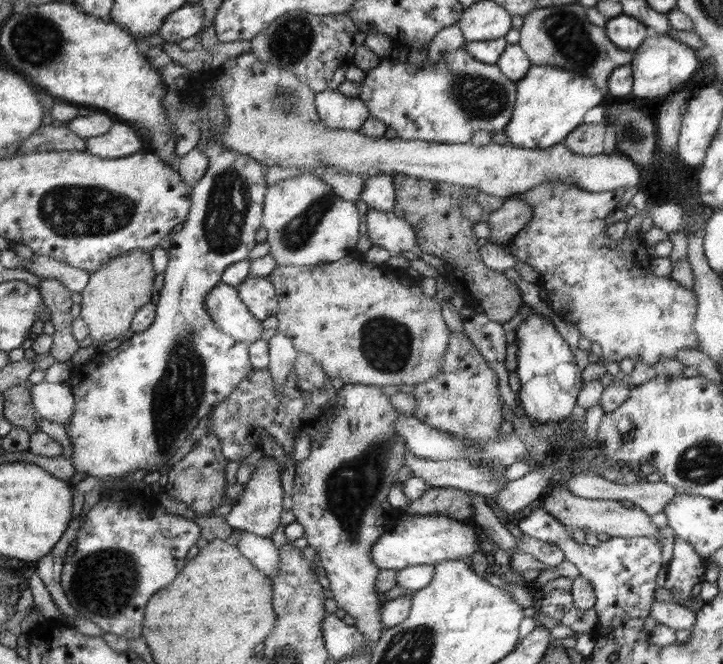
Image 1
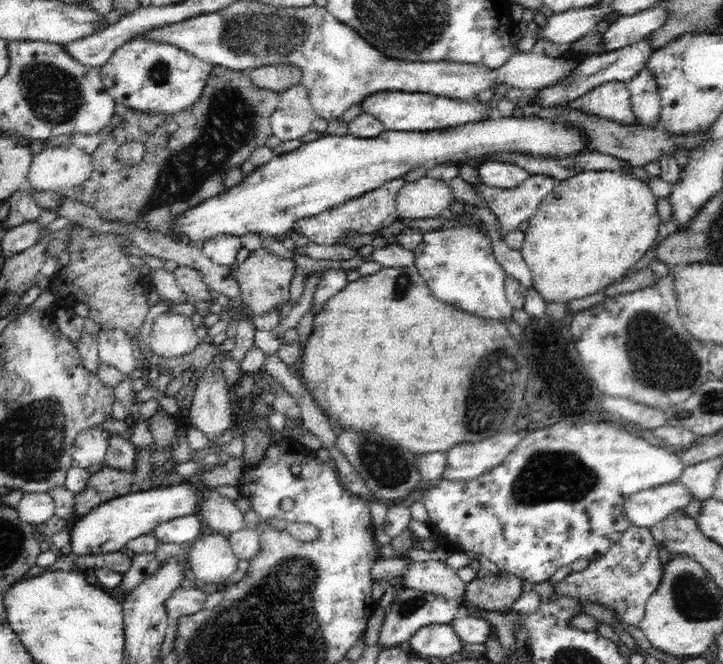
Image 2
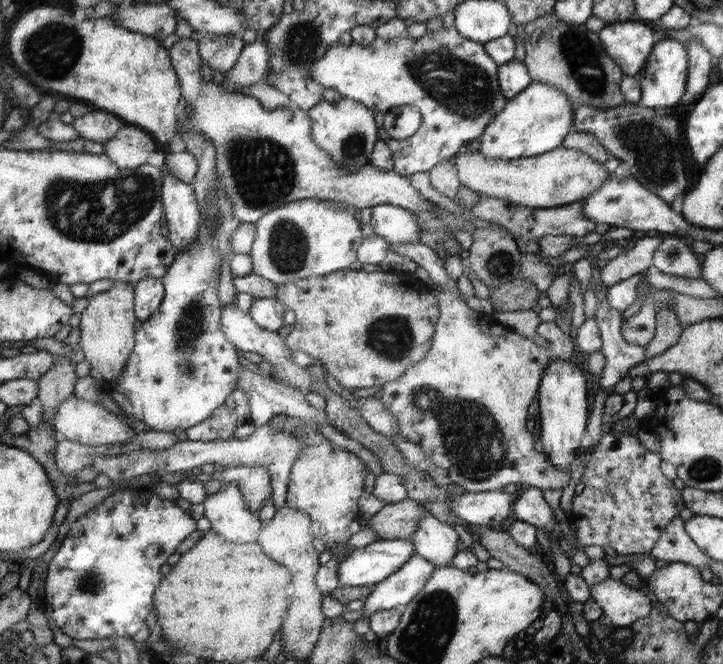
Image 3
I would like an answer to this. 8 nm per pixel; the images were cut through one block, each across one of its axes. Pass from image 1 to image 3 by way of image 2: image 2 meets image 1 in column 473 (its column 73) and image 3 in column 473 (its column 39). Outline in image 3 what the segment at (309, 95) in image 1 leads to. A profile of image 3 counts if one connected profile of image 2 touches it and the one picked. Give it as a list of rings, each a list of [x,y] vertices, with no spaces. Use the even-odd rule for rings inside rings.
[[[562,146],[544,155],[518,160],[486,158],[480,150],[476,150],[468,157],[465,154],[456,154],[450,161],[455,164],[461,186],[474,190],[478,195],[492,196],[534,209],[564,207],[582,202],[613,176],[593,157]]]

